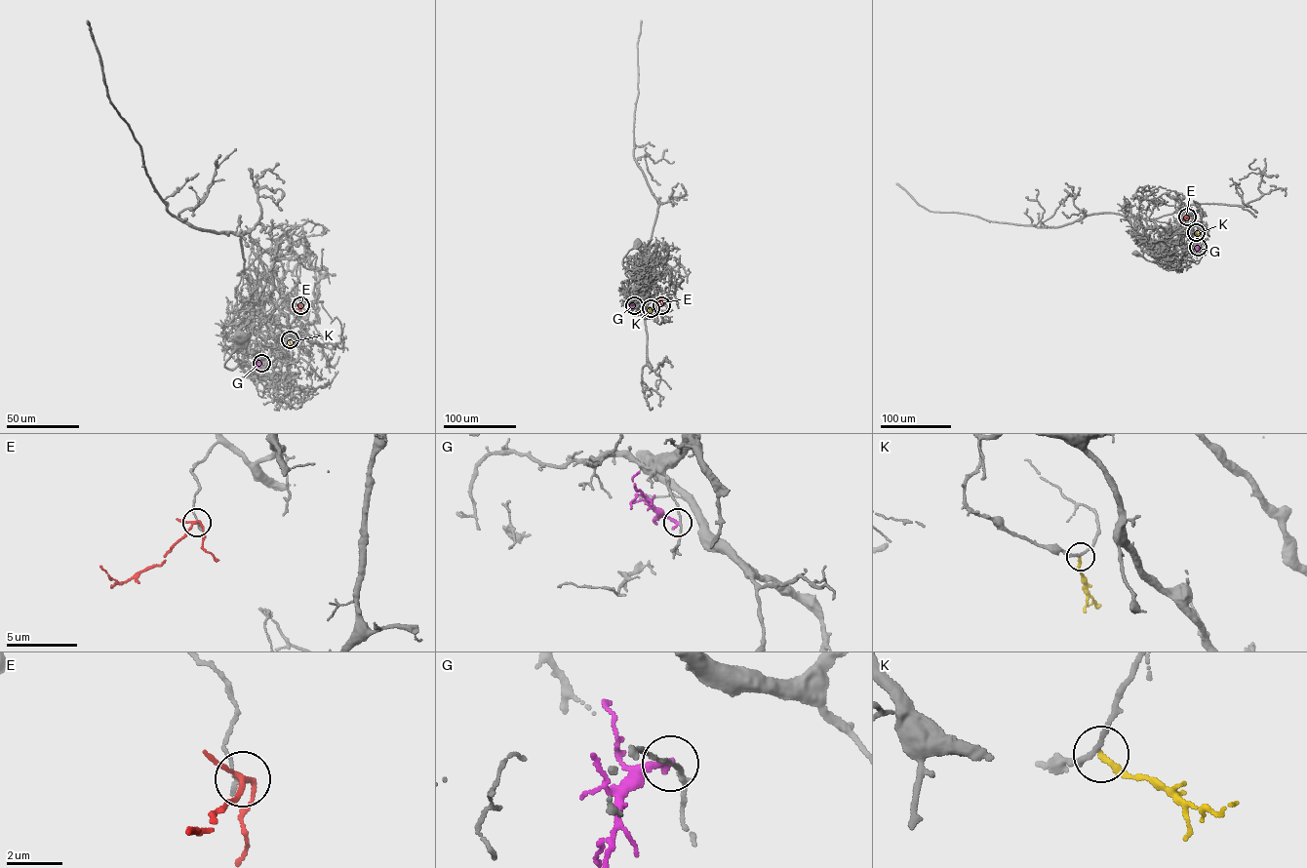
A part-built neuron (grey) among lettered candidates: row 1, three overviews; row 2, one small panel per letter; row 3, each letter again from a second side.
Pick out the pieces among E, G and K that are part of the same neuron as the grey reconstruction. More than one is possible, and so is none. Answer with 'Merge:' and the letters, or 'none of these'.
Merge: none of these

